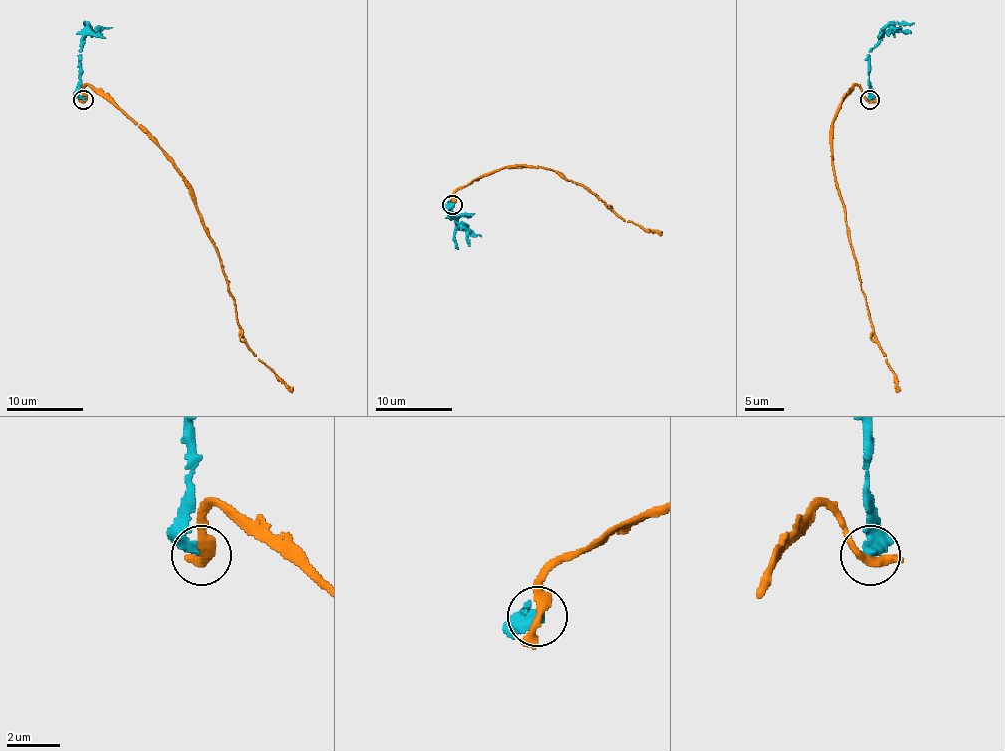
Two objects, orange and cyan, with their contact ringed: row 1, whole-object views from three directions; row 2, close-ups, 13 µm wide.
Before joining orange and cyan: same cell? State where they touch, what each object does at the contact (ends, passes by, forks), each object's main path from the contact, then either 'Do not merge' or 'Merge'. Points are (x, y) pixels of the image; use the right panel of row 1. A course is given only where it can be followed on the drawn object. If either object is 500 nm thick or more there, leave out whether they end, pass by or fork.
Place: (870, 99). At the ring orange ends. At the ring cyan ends. Course of orange: (869, 99), (858, 85), (844, 97), (833, 122), (831, 164), (844, 205), (846, 231), (875, 341), (900, 391). Course of cyan: (869, 99), (869, 51), (894, 26), (913, 22). Do not merge

